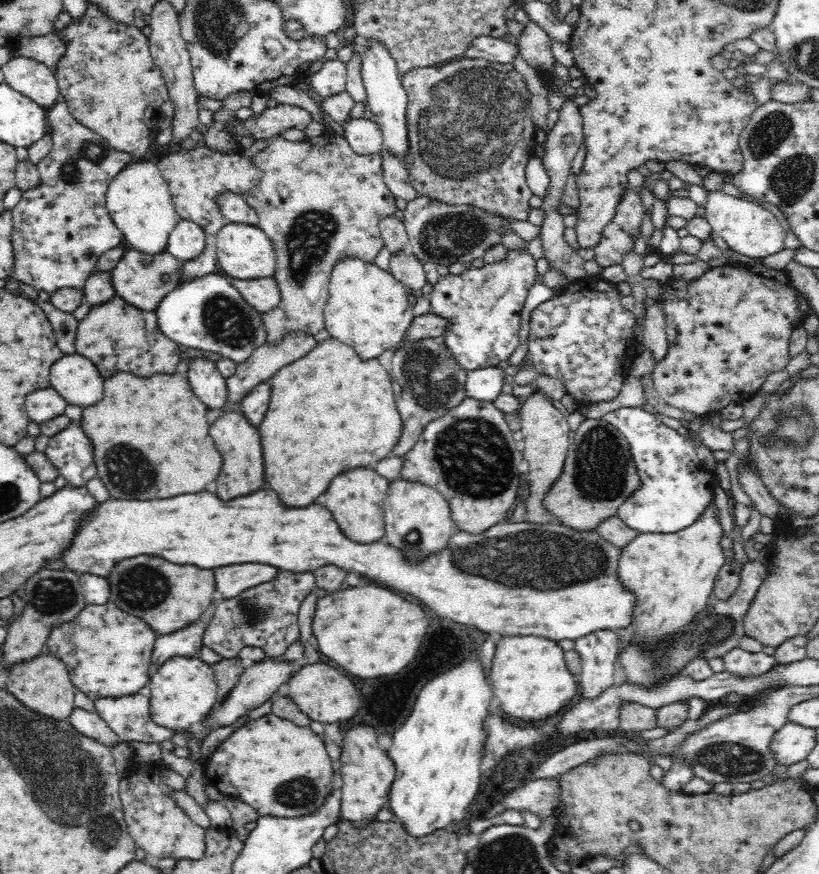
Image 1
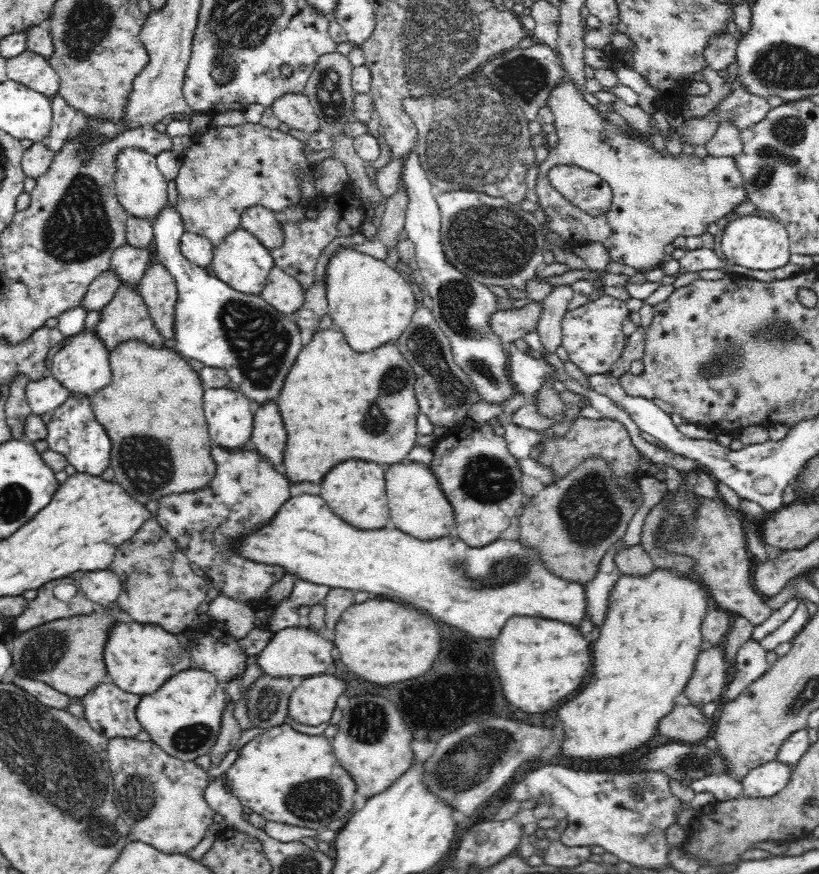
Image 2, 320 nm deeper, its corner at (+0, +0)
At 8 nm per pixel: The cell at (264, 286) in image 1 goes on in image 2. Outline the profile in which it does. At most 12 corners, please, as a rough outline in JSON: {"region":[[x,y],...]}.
{"region":[[274,265],[259,296],[291,316],[305,288]]}

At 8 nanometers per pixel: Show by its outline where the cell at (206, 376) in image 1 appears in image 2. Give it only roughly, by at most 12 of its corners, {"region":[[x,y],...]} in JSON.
{"region":[[228,387],[202,401],[212,447],[250,444],[249,398]]}

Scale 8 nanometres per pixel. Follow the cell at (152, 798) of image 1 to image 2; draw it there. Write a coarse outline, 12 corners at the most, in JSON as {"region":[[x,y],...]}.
{"region":[[108,741],[121,820],[167,854],[202,842],[212,777],[153,741]]}

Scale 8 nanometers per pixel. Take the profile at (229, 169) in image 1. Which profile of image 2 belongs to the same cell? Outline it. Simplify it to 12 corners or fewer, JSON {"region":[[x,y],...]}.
{"region":[[213,126],[182,154],[176,211],[216,248],[250,206],[320,180],[285,128]]}

